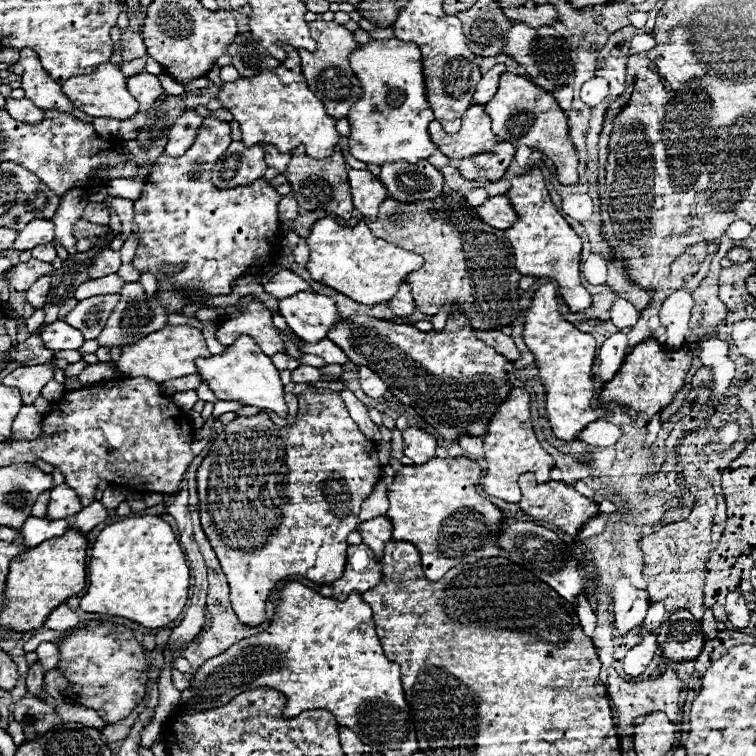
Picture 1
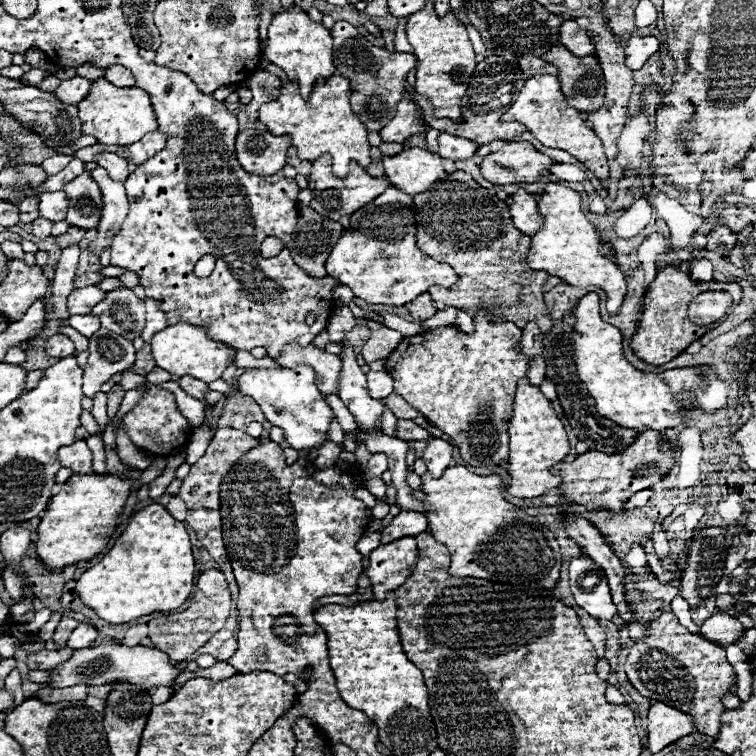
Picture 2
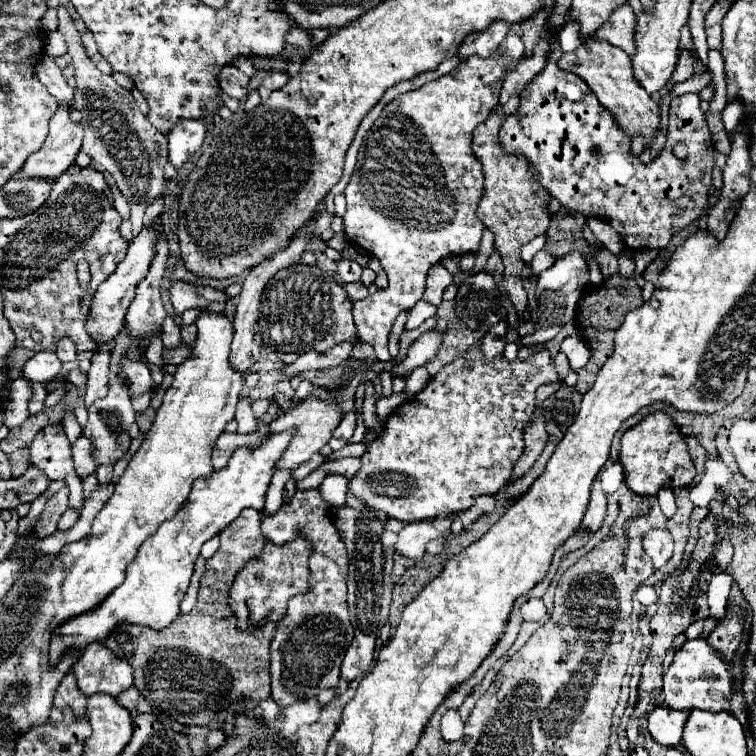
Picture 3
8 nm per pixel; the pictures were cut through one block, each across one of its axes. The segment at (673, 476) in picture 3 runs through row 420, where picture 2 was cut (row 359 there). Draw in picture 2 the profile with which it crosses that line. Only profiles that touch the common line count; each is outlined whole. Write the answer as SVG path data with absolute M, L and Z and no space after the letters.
M664 268L662 272L656 274L654 282L650 284L648 292L644 294L644 310L642 310L642 318L638 324L636 334L630 340L630 346L634 350L634 354L644 360L646 364L652 366L662 366L670 360L674 360L680 352L684 352L692 342L696 342L698 338L702 338L708 330L712 330L712 326L696 326L688 320L688 304L692 302L692 298L696 298L702 292L708 290L722 290L722 292L730 292L732 296L733 307L737 306L742 296L742 288L734 282L728 284L720 284L720 282L694 282L690 278L690 274L678 270L678 268Z

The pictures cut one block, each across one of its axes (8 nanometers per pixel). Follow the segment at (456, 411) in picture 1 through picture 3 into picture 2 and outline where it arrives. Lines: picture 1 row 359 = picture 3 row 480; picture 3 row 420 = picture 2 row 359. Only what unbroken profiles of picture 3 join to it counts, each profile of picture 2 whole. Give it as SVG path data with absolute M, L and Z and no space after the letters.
M480 310L474 316L472 334L462 332L458 326L440 326L426 330L424 334L402 338L398 348L386 358L386 372L394 378L394 392L400 394L412 408L422 412L430 424L448 434L460 448L460 454L468 466L482 468L500 464L508 458L508 420L512 416L516 382L524 378L528 370L528 356L520 350L520 336L522 330L512 322L496 322L492 312Z

